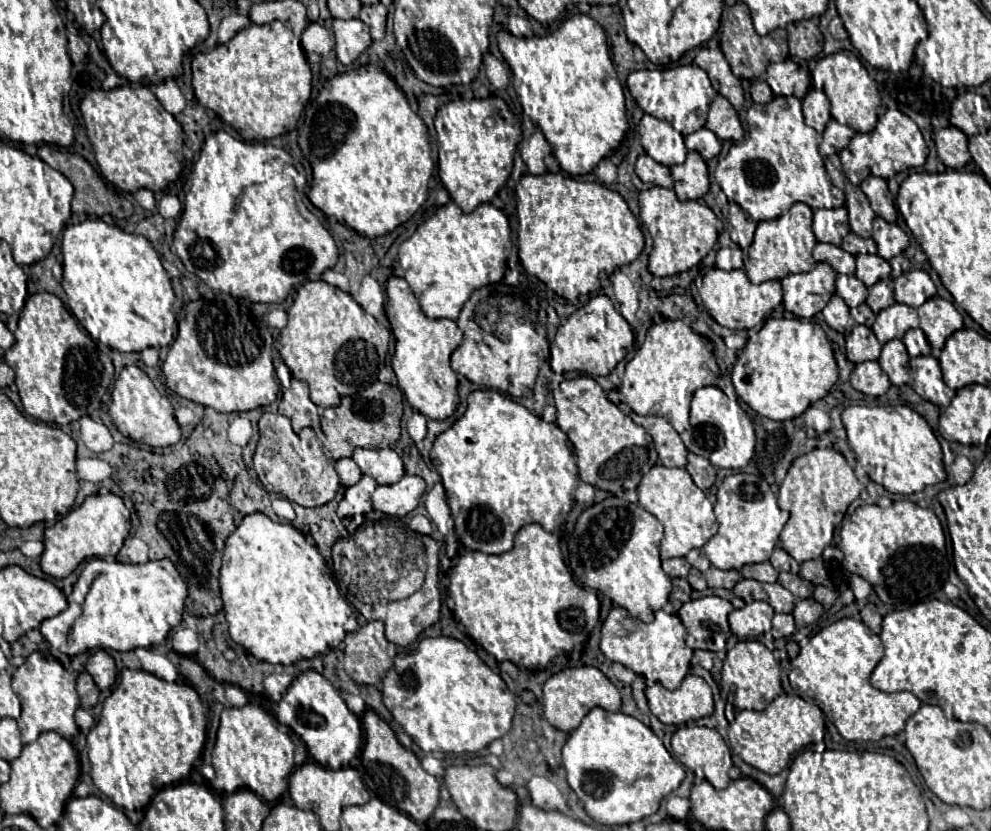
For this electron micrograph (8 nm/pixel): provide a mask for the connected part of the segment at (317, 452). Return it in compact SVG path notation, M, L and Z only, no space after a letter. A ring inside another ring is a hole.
M263 413L259 419L259 433L261 437L253 461L263 485L271 487L277 495L283 495L289 501L299 503L301 507L319 507L335 497L339 489L339 475L333 461L325 457L323 445L311 429L297 435L287 417L279 413Z

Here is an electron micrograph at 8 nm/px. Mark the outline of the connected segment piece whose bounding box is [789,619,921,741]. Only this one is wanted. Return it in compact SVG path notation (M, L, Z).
M839 619L837 623L813 635L809 643L799 651L799 655L791 661L789 681L791 687L799 687L807 697L813 699L847 741L879 741L881 737L901 733L905 721L911 715L915 715L921 707L921 701L913 693L883 693L869 683L869 677L875 665L881 661L881 657L883 657L883 645L879 635L875 635L861 619Z

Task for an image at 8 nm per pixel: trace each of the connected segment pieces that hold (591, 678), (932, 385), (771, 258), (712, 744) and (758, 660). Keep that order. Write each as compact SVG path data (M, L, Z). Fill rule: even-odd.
M573 667L573 669L563 669L561 673L557 673L545 681L543 707L545 707L547 721L555 729L571 733L579 727L581 719L593 707L601 707L605 711L619 711L621 709L621 695L619 695L619 689L597 667Z
M927 355L910 358L909 367L913 379L911 387L917 395L937 407L949 406L956 391L943 381L939 357Z
M795 203L789 209L789 213L777 219L771 219L771 221L761 221L757 225L755 241L747 250L747 258L743 267L751 283L763 283L769 279L779 281L791 273L805 273L815 267L811 251L817 239L811 231L811 219L813 219L813 209L807 207L805 203Z
M681 727L671 737L673 756L687 769L703 773L703 777L715 787L725 789L729 785L731 749L717 733L709 727Z
M739 641L731 651L727 651L720 687L727 693L727 702L733 703L738 710L761 711L781 693L781 667L763 643Z

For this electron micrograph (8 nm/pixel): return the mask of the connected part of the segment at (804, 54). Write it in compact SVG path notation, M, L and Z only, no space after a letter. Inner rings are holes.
M803 20L789 23L787 27L789 35L789 53L791 57L801 57L801 59L813 59L821 53L823 43L821 43L821 33L813 20Z

